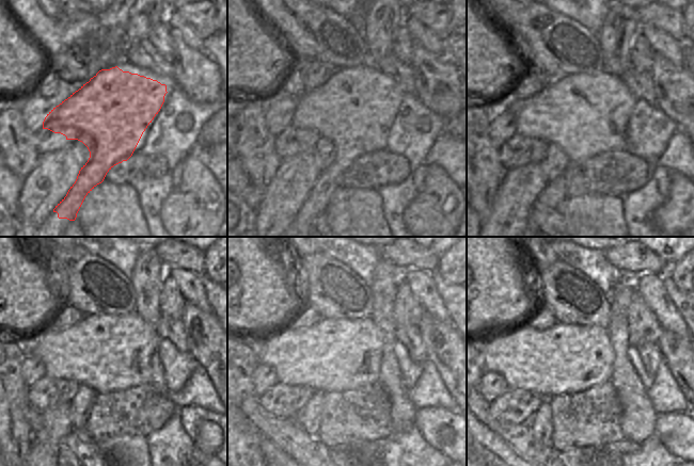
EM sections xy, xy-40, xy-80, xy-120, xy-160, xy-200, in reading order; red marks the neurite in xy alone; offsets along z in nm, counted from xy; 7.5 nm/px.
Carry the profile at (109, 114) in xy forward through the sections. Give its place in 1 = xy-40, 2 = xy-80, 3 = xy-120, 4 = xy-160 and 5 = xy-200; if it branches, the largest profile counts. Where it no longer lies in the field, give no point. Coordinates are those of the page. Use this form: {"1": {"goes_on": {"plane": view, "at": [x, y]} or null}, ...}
{"1": {"goes_on": {"plane": "xy-40", "at": [347, 114]}}, "2": {"goes_on": {"plane": "xy-80", "at": [585, 115]}}, "3": {"goes_on": {"plane": "xy-120", "at": [107, 353]}}, "4": {"goes_on": {"plane": "xy-160", "at": [335, 354]}}, "5": {"goes_on": {"plane": "xy-200", "at": [564, 358]}}}

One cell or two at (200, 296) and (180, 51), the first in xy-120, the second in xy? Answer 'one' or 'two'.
two

